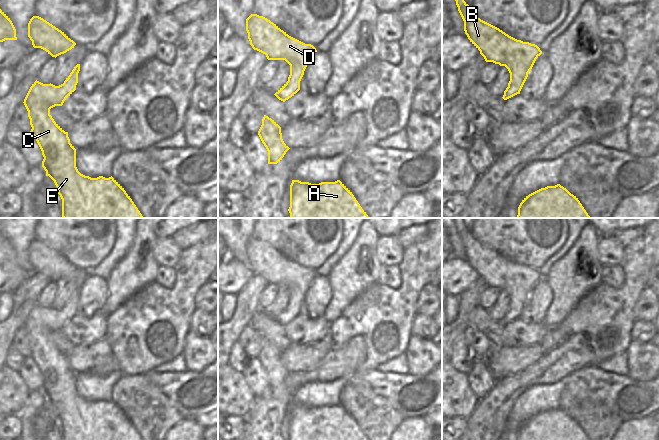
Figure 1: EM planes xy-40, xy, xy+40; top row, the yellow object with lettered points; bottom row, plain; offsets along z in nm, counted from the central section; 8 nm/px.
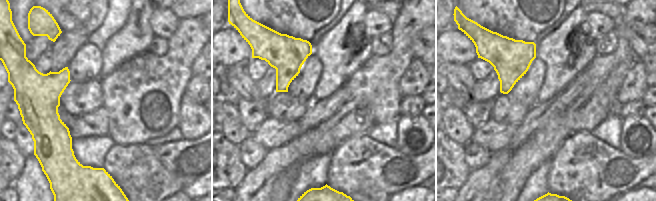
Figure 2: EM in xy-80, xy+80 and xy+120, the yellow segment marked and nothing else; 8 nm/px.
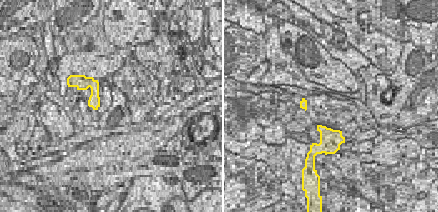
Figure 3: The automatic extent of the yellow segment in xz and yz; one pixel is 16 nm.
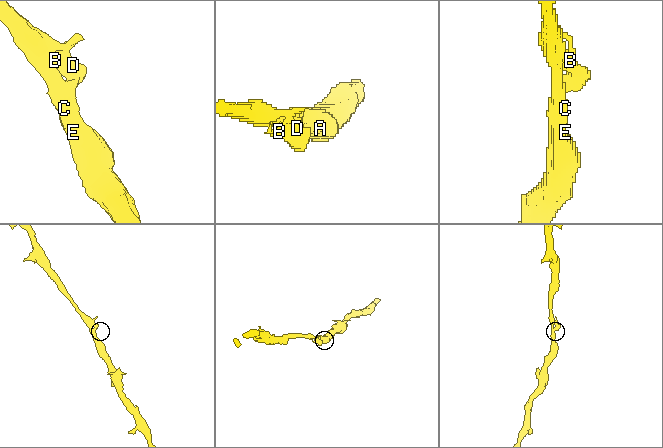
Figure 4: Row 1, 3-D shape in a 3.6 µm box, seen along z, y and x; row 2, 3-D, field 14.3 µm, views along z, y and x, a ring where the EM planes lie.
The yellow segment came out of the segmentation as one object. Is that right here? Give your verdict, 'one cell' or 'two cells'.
one cell

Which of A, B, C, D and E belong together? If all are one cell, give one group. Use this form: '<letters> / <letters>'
A B C D E

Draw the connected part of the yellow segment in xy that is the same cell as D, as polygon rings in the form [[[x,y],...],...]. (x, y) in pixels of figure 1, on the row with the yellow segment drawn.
[[[251,14],[246,19],[246,31],[254,50],[265,54],[268,60],[285,60],[290,65],[288,81],[274,94],[279,100],[285,102],[300,90],[300,81],[310,59],[317,52],[316,48],[289,36],[276,24],[257,14]]]

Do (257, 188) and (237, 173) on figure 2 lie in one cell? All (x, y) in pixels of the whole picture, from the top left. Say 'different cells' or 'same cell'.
different cells

